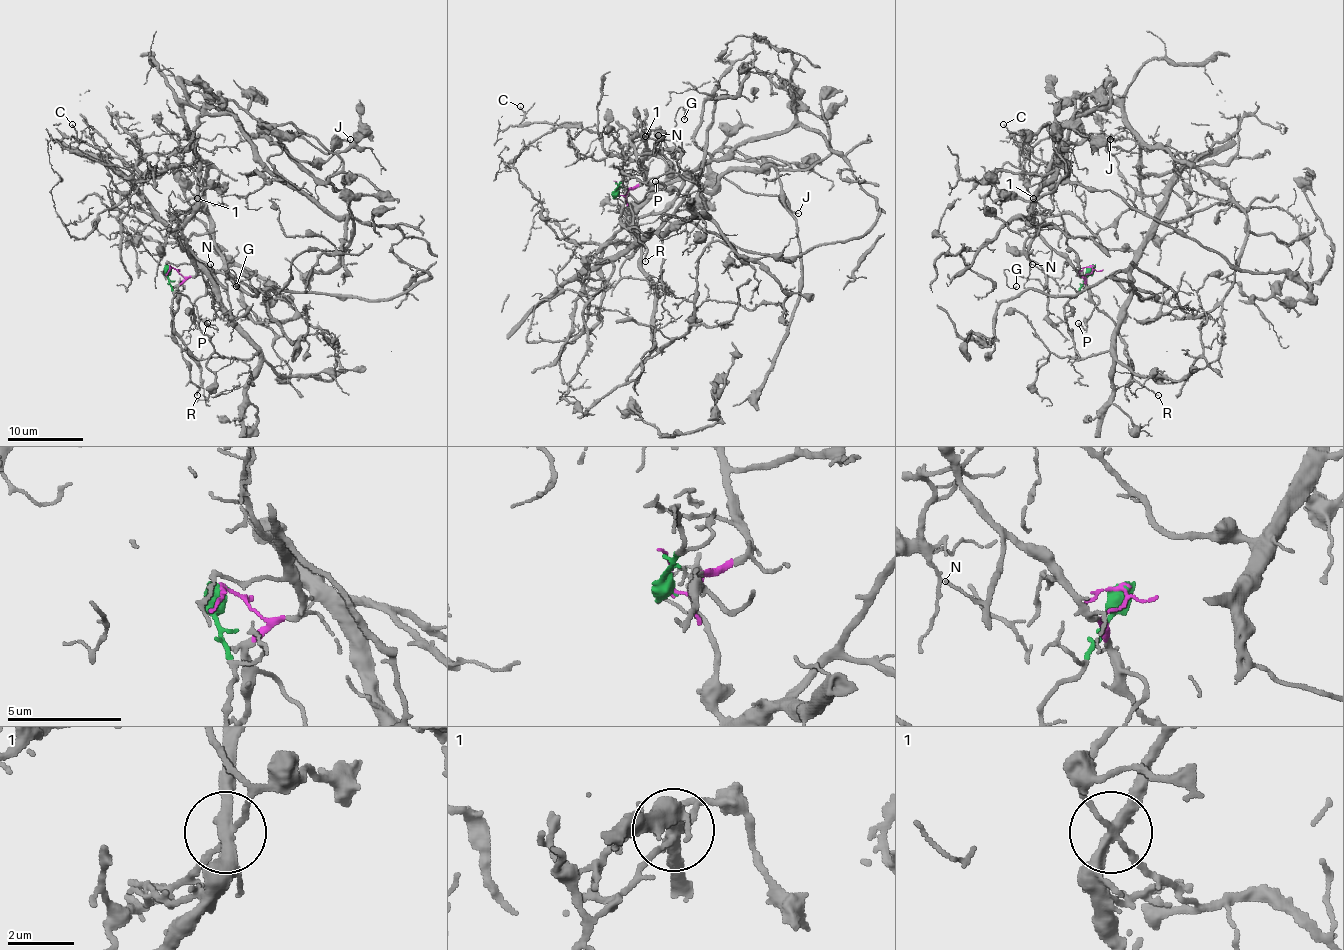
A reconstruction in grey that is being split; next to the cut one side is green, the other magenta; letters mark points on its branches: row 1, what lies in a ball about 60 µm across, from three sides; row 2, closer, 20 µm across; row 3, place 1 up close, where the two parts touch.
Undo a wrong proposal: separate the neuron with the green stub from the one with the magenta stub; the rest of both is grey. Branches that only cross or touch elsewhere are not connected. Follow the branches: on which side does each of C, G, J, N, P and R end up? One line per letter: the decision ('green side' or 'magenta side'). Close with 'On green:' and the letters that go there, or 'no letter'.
C: magenta side
G: magenta side
J: magenta side
N: magenta side
P: magenta side
R: magenta side
On green: no letter

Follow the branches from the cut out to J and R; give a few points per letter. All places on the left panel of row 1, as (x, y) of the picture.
J: (171, 267), (195, 274), (182, 230), (197, 196), (201, 116), (329, 152), (350, 139)
R: (171, 267), (184, 278), (178, 288), (172, 335), (190, 377), (199, 389), (197, 394)

